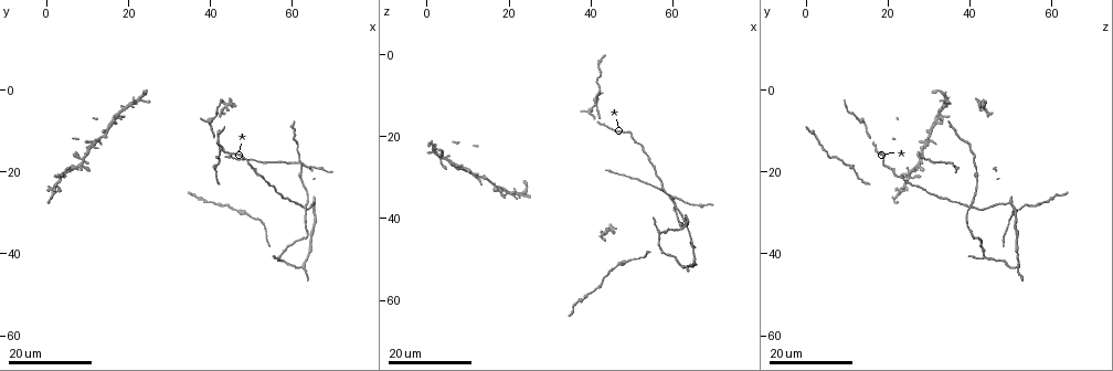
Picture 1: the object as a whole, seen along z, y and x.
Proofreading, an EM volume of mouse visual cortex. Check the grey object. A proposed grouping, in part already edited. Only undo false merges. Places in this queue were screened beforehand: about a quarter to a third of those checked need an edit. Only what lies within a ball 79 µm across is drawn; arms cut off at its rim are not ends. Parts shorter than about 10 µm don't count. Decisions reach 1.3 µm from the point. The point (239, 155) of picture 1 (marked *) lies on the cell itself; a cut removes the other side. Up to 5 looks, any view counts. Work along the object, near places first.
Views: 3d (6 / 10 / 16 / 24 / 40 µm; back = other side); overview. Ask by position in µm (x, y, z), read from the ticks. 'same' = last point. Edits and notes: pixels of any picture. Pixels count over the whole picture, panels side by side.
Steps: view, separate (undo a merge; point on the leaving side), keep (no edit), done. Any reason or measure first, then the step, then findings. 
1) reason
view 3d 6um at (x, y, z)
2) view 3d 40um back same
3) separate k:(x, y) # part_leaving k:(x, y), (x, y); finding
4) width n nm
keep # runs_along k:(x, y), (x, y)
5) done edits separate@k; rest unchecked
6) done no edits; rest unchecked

sudden change in width
view 3d 16um at (41.5, 18.5, 9.5)

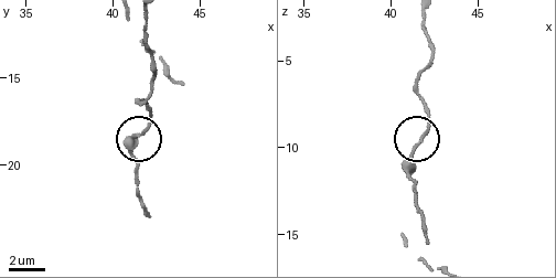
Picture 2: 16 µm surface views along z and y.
zoom in
view 3d 6um at (41.3, 18.4, 10.2)

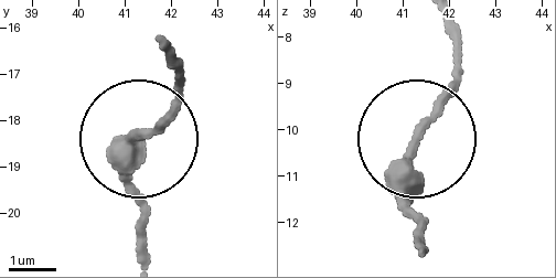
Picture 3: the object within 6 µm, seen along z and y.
keep # all the same cell

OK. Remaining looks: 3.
four arms meet
view 3d 16um at (63.5, 28.0, 40.5)

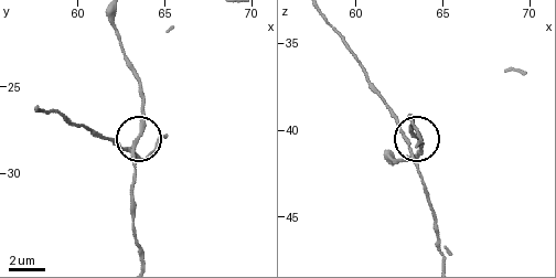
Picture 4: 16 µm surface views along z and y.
view 3d 6um at (63.2, 28.3, 40.1)

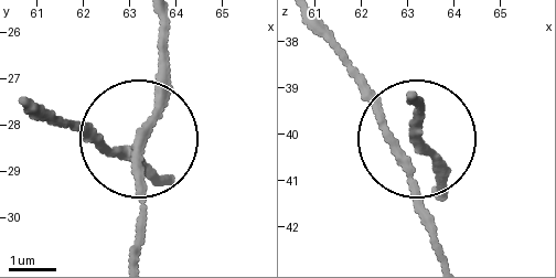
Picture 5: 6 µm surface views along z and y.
width 180 nm
keep # runs_along 5:(25, 100), (128, 152), (152, 108), (163, 25); continuous, no second cell

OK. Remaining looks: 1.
done no edits; rest unchecked

